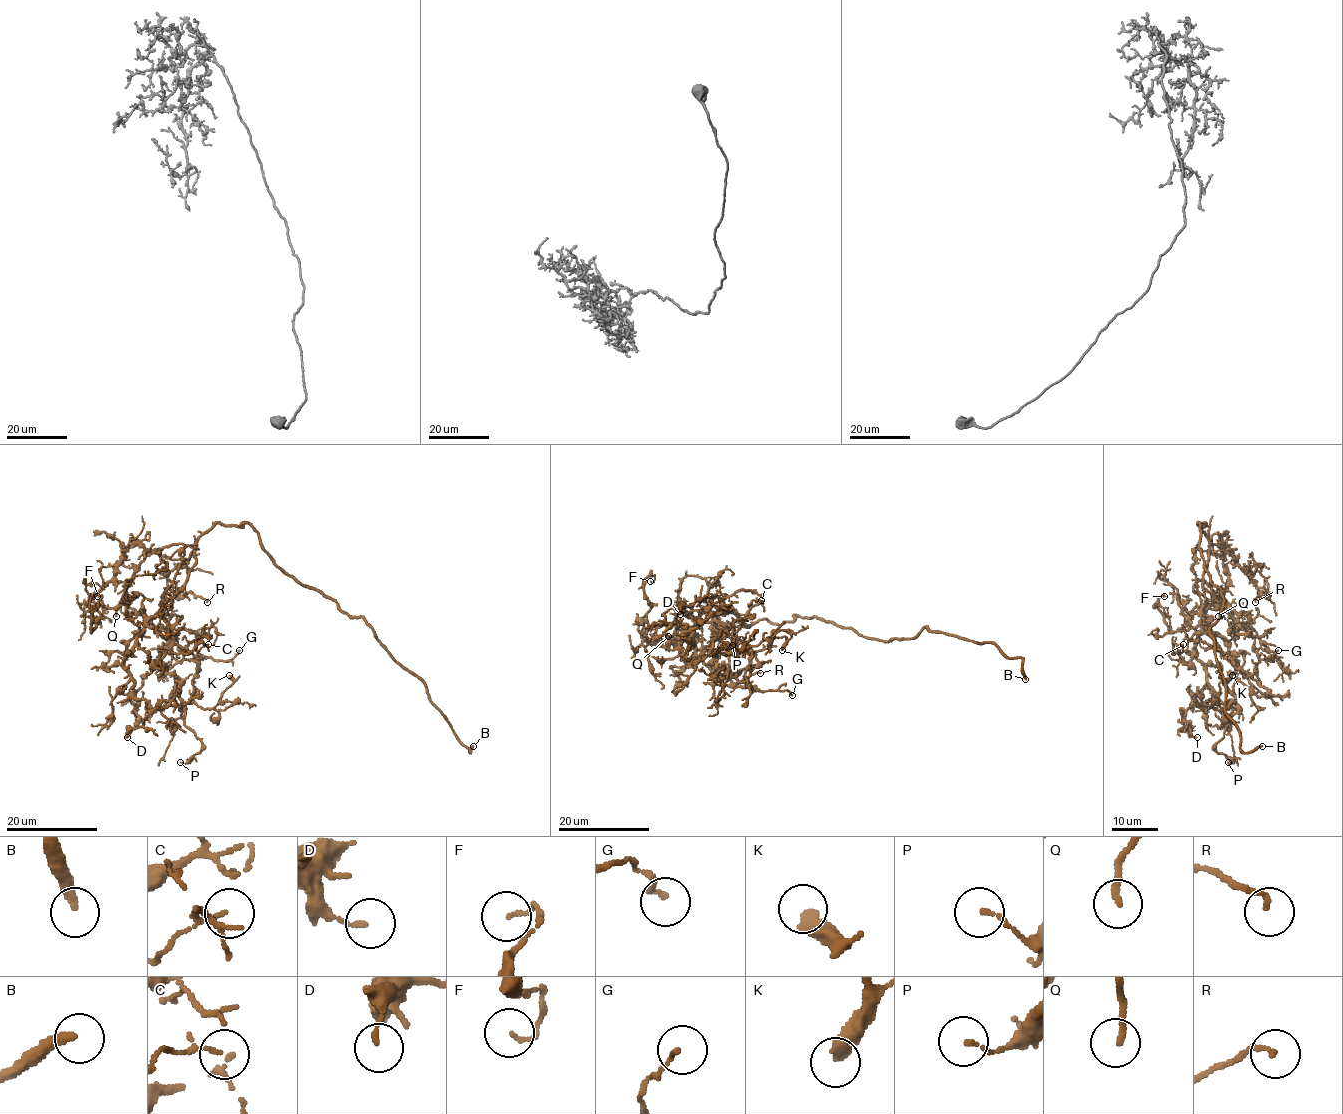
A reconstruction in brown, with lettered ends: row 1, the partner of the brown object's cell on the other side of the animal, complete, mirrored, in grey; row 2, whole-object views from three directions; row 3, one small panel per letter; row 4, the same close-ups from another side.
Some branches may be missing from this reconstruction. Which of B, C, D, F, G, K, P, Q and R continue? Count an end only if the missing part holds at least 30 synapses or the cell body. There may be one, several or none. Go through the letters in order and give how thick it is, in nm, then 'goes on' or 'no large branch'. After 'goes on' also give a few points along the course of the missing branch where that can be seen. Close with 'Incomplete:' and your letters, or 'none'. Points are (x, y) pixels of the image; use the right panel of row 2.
B: calibre 280 nm; goes on; course (1262, 746), (1270, 754), (1271, 777), (1253, 796), (1247, 797)
C: calibre 50 nm; no large branch
D: calibre 140 nm; no large branch
F: calibre 110 nm; no large branch
G: calibre 110 nm; no large branch
K: calibre 360 nm; no large branch
P: calibre 130 nm; no large branch
Q: calibre 180 nm; no large branch
R: calibre 140 nm; no large branch
Incomplete: B

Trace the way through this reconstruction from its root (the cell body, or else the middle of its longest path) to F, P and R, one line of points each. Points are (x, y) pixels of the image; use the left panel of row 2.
F: (240, 525), (215, 523), (192, 545), (156, 552), (130, 546), (91, 598), (100, 614), (91, 632), (97, 596)
P: (240, 525), (208, 529), (187, 582), (163, 602), (172, 641), (160, 667), (202, 744), (180, 762)
R: (240, 525), (215, 523), (192, 545), (171, 544), (159, 552), (170, 572), (168, 587), (207, 602)

